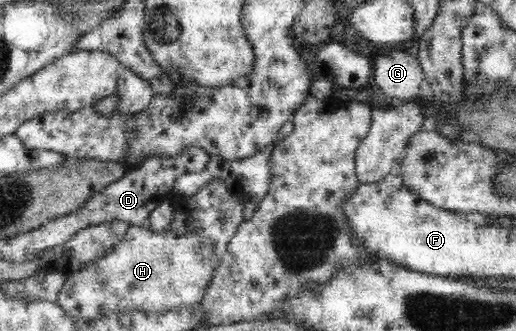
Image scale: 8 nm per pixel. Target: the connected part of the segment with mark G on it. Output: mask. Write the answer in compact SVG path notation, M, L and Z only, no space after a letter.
M389 49L386 55L378 55L374 59L374 83L381 93L397 101L406 101L415 97L425 85L425 75L417 57L412 57L404 51Z

